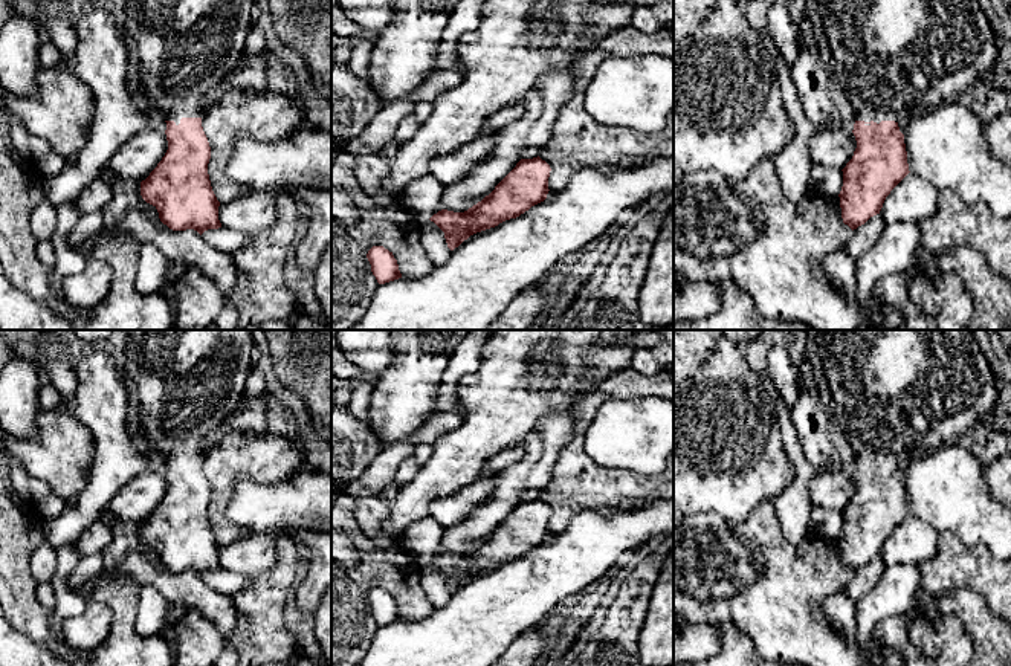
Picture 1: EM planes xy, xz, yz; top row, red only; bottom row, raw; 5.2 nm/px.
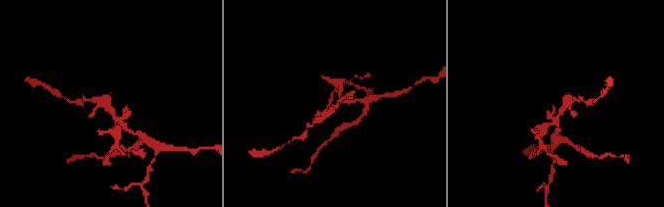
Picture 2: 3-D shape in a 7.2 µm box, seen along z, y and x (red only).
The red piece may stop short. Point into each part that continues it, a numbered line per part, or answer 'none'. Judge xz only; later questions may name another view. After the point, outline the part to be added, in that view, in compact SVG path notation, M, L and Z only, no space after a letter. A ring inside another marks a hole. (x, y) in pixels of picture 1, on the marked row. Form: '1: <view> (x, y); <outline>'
none

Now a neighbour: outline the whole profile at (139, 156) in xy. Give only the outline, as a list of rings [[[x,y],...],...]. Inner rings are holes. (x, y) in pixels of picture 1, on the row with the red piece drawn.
[[[145,128],[110,157],[101,171],[101,177],[105,180],[116,177],[142,182],[157,166],[166,150],[165,131]]]

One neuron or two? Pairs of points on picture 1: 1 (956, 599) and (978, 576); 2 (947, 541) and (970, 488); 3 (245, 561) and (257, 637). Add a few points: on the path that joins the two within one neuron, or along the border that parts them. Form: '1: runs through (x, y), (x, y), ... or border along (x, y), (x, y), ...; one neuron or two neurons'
1: border along (930, 599), (973, 590), (991, 614); two neurons
2: border along (941, 532), (956, 535), (967, 546), (984, 546); two neurons
3: border along (275, 543), (275, 562), (269, 569), (255, 573); two neurons

